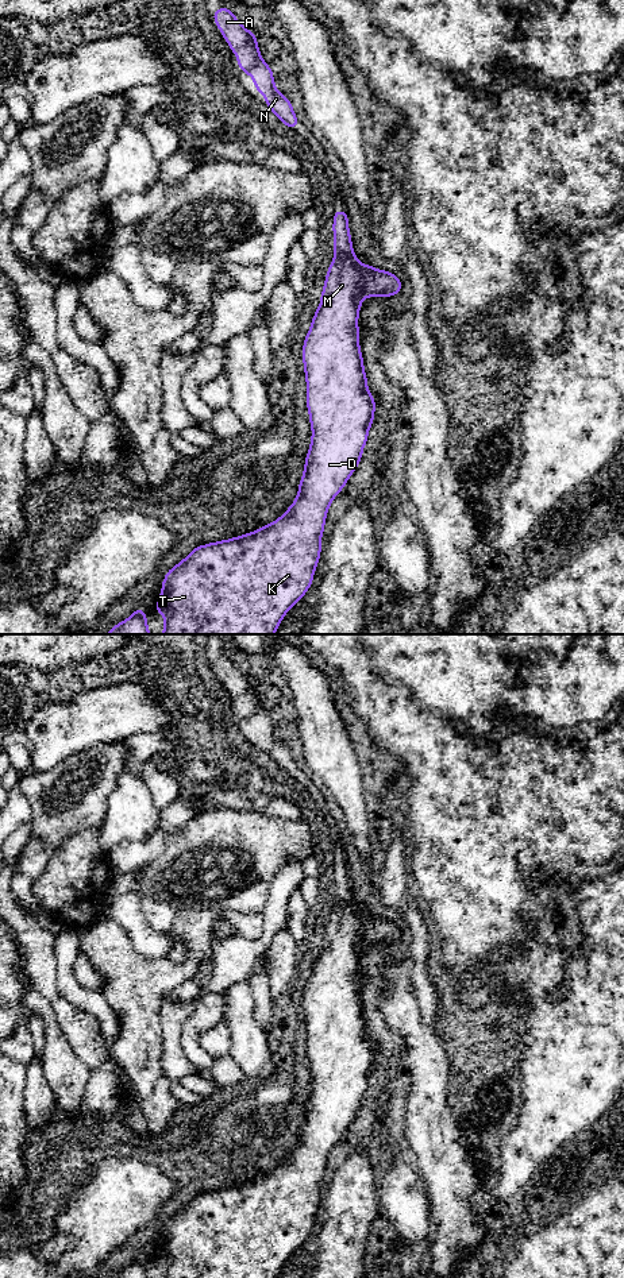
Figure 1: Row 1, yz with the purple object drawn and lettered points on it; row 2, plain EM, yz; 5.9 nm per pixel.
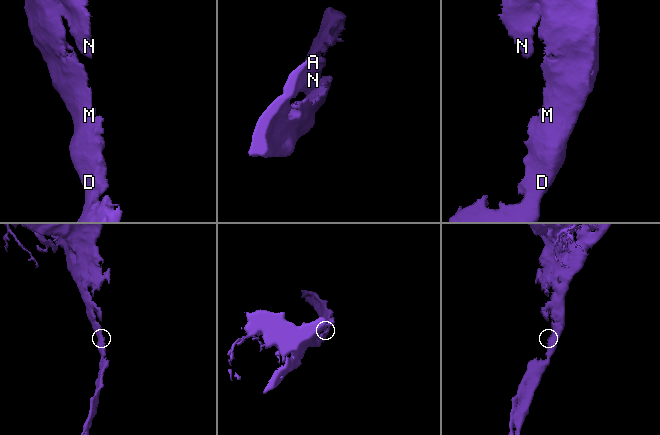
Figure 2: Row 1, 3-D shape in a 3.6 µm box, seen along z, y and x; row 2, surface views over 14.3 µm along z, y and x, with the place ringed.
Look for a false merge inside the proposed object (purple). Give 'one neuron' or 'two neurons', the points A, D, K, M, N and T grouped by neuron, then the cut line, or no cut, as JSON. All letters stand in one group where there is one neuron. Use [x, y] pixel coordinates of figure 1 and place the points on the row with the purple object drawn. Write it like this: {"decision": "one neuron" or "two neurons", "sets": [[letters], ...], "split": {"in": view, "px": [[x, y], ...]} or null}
{"decision": "one neuron", "sets": [["A", "D", "K", "M", "N", "T"]], "split": null}

